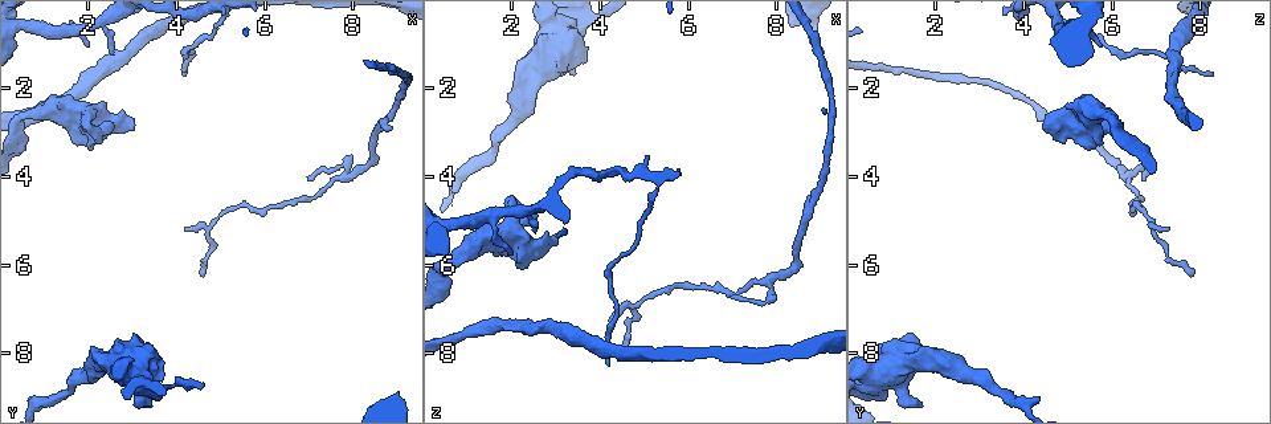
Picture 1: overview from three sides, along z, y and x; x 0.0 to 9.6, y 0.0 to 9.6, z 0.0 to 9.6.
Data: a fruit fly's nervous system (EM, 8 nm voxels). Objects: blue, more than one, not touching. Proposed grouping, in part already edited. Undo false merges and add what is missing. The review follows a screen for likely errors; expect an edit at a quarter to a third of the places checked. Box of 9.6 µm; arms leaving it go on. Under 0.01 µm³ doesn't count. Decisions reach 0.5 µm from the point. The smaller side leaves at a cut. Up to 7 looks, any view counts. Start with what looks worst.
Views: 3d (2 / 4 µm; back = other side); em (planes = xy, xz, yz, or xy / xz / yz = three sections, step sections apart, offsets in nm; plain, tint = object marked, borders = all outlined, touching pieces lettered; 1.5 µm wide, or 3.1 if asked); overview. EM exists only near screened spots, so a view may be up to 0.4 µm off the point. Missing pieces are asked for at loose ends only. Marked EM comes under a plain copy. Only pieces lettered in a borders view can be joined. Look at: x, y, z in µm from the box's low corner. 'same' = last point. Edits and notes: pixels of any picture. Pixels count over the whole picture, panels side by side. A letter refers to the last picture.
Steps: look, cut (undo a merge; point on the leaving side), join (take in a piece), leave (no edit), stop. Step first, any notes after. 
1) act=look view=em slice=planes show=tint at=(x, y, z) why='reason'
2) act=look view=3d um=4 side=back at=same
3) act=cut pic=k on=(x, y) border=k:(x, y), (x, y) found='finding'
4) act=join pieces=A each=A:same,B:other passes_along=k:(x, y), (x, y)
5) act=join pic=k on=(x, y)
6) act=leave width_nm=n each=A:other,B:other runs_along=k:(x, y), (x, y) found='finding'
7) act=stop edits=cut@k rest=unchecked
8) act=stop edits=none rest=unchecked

act=look view=3d um=4 side=back at=(3.00, 2.95, 5.25) why='free end'

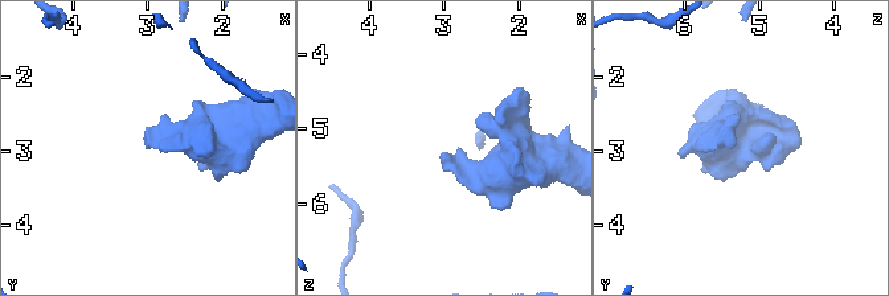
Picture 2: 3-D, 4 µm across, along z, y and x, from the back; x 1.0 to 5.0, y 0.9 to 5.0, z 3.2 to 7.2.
act=look view=em slice=xy step=8 show=borders at=(3.00, 2.90, 5.25)

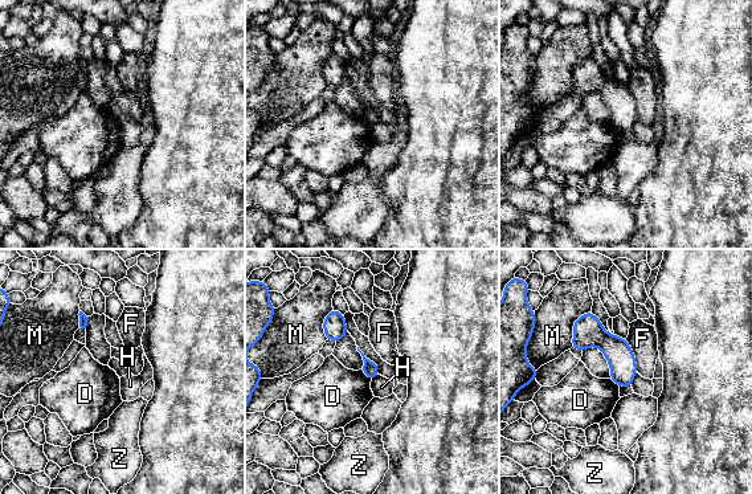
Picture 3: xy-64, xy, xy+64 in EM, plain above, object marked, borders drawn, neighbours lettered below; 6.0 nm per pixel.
act=leave longest_contact=M:260nm each=D:other,F:other,H:other,M:other,Z:other found='no lettered piece goes on from it'

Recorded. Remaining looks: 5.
act=look view=3d um=2 at=(4.20, 1.75, 8.30) why='free end'

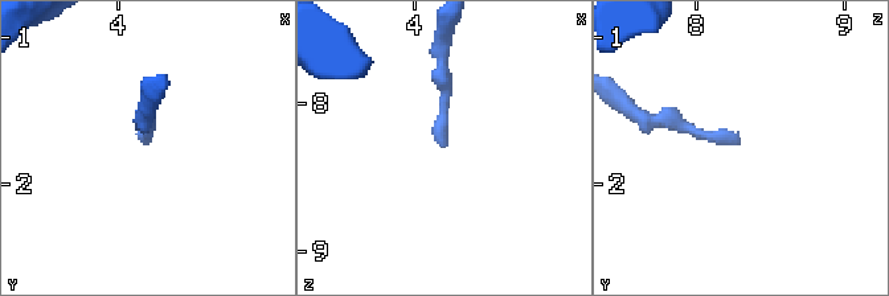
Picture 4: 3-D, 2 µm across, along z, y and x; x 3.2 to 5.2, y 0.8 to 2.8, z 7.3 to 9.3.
act=look view=em slice=planes show=borders at=(4.16, 1.70, 8.30) why='need the tissue'

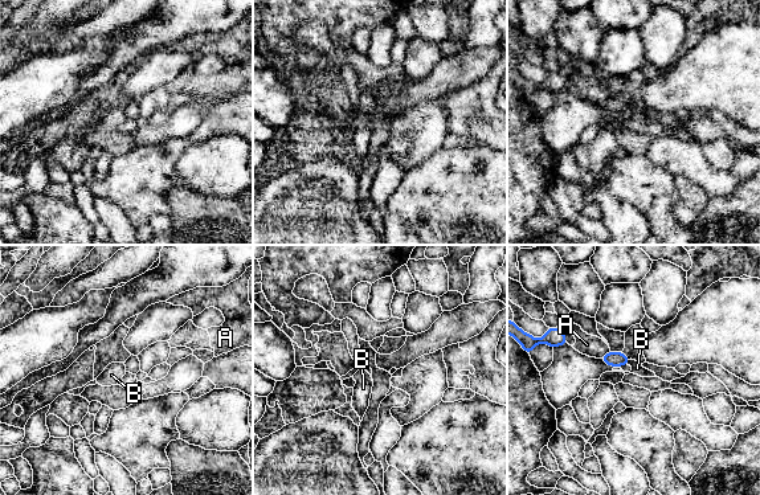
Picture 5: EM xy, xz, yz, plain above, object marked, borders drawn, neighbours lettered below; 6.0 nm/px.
act=leave longest_contact=A:90nm each=A:other,B:other border=5:(630, 359), (626, 364) found='no lettered piece goes on from it'

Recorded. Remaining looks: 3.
act=look view=em slice=xy step=8 show=borders at=(1.55, 0.65, 4.80) why='a fork'

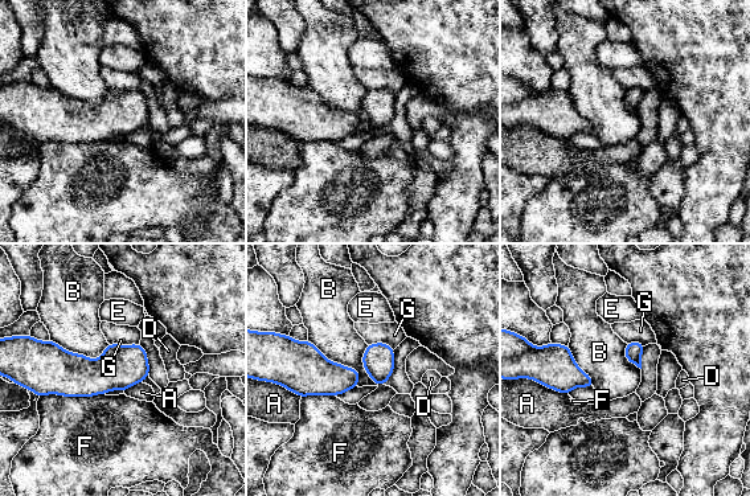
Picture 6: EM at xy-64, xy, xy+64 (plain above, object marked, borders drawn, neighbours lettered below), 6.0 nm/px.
act=leave each=A:other,B:other,D:other,E:other,F:other,G:other border=6:(109, 343), (139, 344) found='continuous, no second neuron'

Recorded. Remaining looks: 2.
act=stop edits=none rest=unchecked

